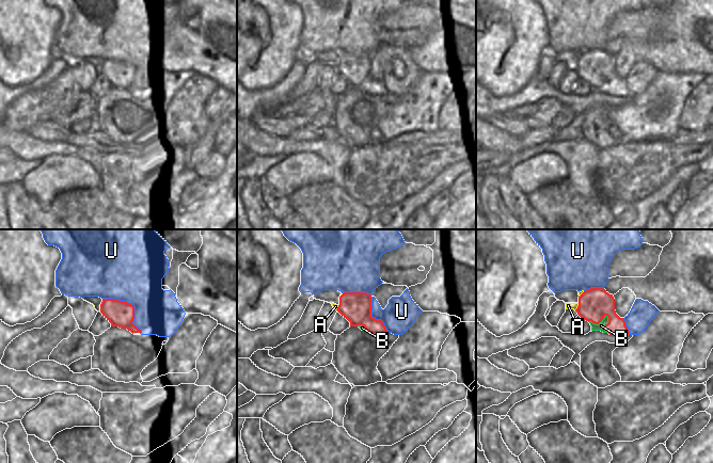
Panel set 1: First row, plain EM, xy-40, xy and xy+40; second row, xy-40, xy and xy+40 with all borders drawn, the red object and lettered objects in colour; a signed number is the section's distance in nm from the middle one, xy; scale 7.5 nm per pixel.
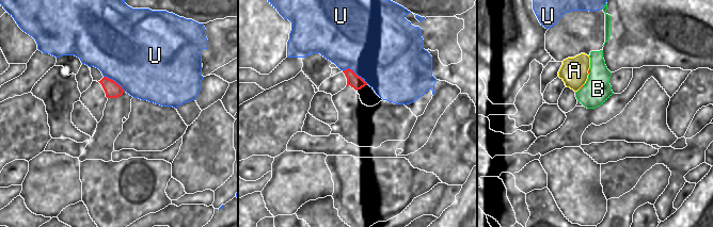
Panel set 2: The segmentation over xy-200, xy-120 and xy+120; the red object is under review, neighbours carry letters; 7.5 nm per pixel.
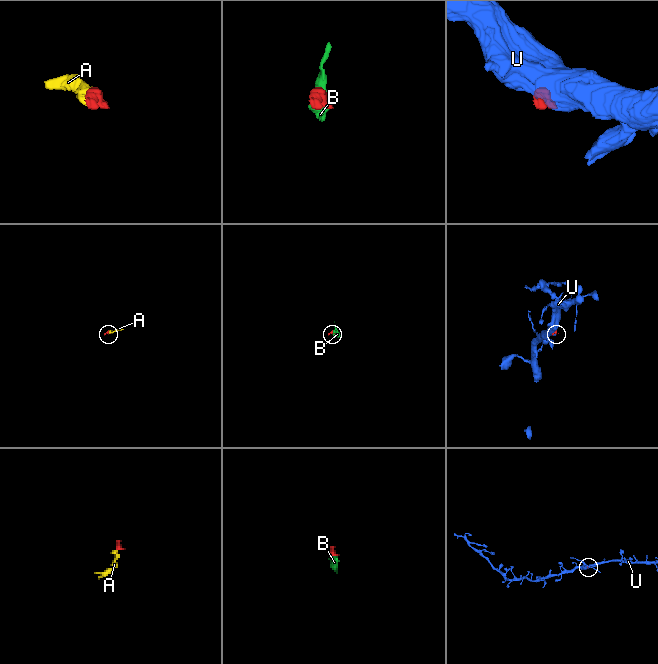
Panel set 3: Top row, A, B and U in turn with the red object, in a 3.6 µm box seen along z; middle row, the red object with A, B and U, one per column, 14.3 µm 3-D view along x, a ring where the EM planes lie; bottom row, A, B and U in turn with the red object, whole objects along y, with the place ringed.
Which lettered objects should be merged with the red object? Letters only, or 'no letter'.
A

